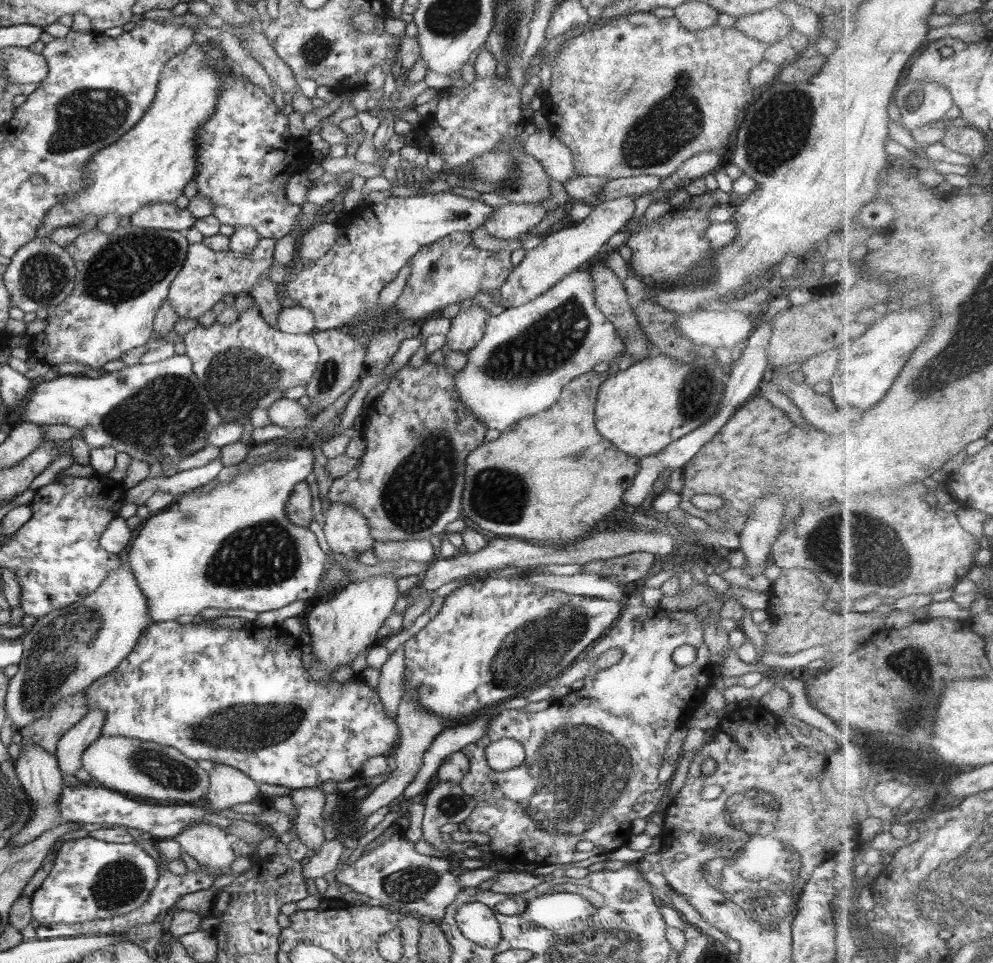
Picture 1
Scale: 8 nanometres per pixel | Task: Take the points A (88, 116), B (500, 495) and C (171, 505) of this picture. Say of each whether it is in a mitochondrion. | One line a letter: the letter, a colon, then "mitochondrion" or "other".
A: mitochondrion
B: mitochondrion
C: other

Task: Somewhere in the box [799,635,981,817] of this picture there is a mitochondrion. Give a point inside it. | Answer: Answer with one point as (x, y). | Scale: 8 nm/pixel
(911, 665)

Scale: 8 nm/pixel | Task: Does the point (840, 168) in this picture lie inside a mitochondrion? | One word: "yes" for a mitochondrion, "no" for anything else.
no

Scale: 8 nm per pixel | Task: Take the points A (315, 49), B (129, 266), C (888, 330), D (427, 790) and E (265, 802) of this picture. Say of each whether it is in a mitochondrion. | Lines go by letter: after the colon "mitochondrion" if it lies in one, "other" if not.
A: mitochondrion
B: mitochondrion
C: other
D: other
E: other

